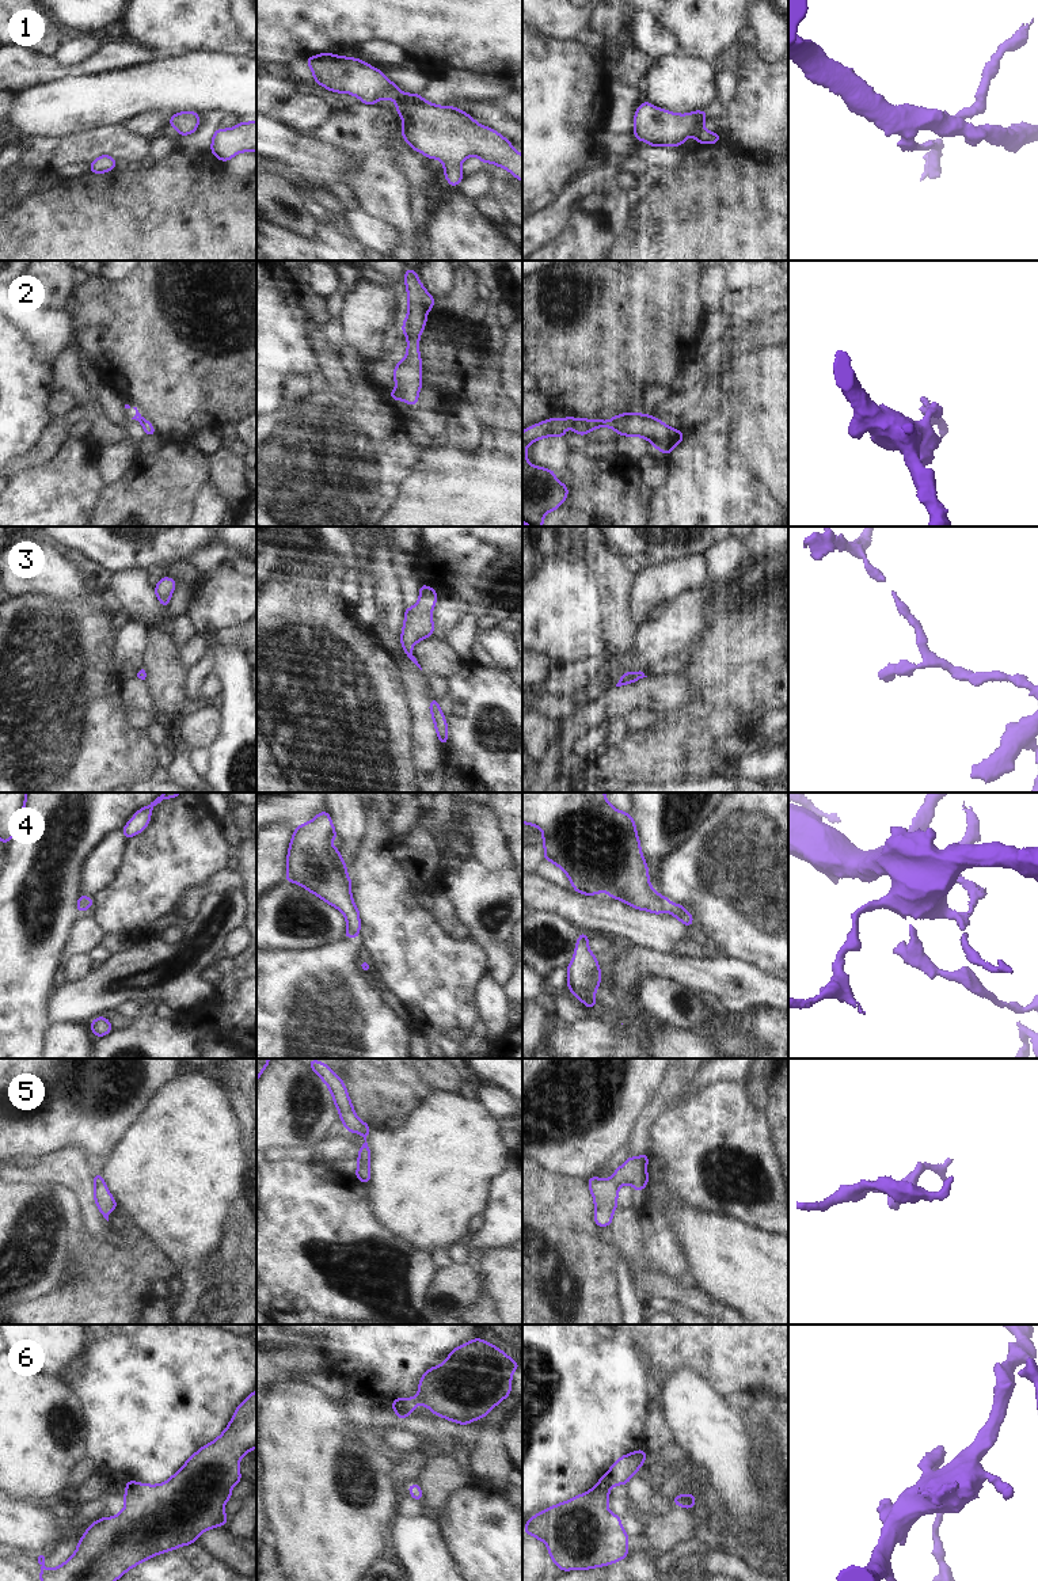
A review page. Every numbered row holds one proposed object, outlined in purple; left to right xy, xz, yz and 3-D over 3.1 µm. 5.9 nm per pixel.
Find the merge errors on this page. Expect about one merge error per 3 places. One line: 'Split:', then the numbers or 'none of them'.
Split: 4, 6.

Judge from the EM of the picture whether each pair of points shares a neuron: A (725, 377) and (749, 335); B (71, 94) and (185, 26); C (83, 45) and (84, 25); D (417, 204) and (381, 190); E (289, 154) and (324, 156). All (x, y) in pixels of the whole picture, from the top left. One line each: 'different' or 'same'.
A: same
B: different
C: different
D: different
E: same

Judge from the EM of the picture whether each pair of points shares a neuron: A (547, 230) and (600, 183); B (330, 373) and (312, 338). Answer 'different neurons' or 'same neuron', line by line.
A: same neuron
B: same neuron

